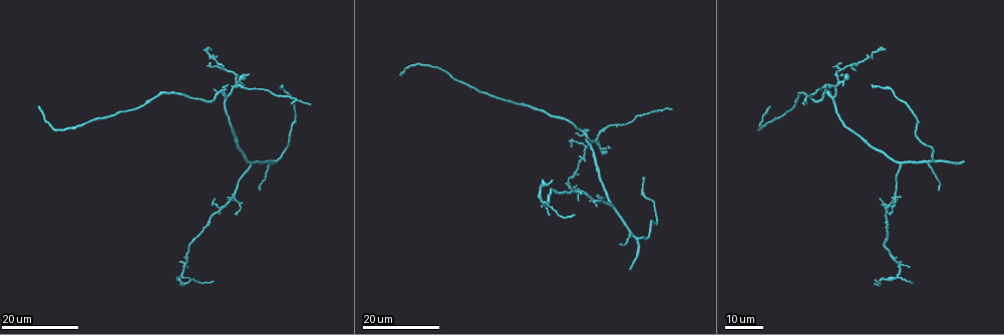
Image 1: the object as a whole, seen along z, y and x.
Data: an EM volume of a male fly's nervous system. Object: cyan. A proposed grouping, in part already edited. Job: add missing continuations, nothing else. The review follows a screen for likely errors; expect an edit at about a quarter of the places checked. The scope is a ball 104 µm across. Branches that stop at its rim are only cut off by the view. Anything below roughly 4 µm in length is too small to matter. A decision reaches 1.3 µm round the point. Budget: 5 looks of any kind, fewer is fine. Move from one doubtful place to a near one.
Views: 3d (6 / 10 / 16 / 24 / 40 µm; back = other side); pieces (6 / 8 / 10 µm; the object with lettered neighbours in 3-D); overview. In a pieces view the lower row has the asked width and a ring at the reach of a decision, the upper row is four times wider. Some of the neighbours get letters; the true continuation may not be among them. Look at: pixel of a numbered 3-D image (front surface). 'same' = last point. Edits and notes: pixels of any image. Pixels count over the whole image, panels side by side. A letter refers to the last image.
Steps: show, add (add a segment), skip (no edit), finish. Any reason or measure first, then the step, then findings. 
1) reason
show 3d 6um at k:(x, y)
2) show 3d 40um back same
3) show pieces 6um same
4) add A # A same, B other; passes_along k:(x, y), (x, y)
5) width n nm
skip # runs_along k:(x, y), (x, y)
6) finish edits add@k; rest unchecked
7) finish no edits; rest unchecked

show 3d 24um at 1:(249, 75)

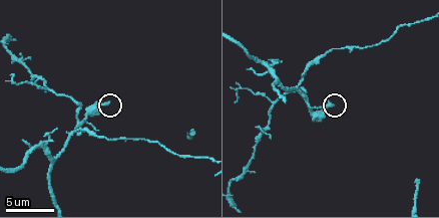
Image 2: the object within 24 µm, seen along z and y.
show pieces 8um at 2:(107, 105)

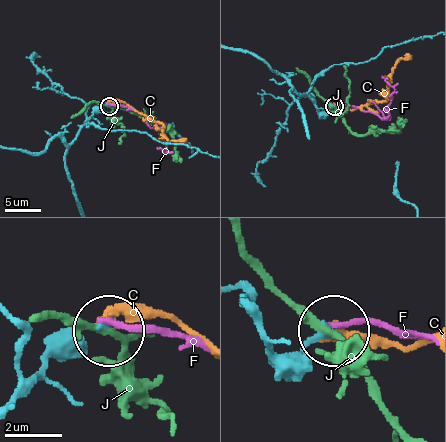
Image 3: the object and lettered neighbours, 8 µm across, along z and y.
skip # C other, F other, J other; runs_along 3:(257, 322), (266, 343), (288, 357), (329, 331); no lettered segment goes on from it

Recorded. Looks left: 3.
an open end
show pieces 6um at 2:(417, 181)

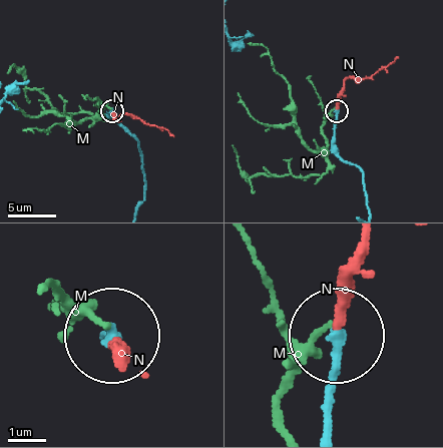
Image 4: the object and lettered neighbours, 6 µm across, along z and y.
add N # M other, N same; passes_along 4:(328, 428), (337, 284), (359, 246); the cell continues

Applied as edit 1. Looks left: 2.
finish edits add@4; rest unchecked

